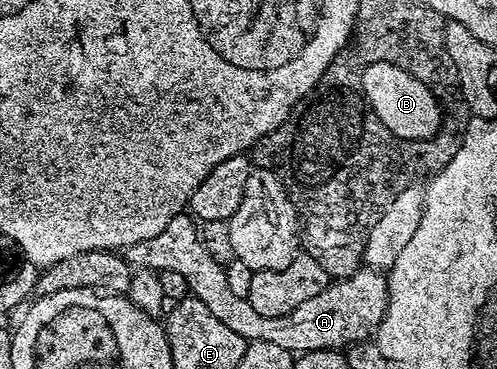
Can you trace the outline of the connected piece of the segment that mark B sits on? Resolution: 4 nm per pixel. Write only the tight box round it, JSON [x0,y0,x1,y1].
[360,62,443,140]

